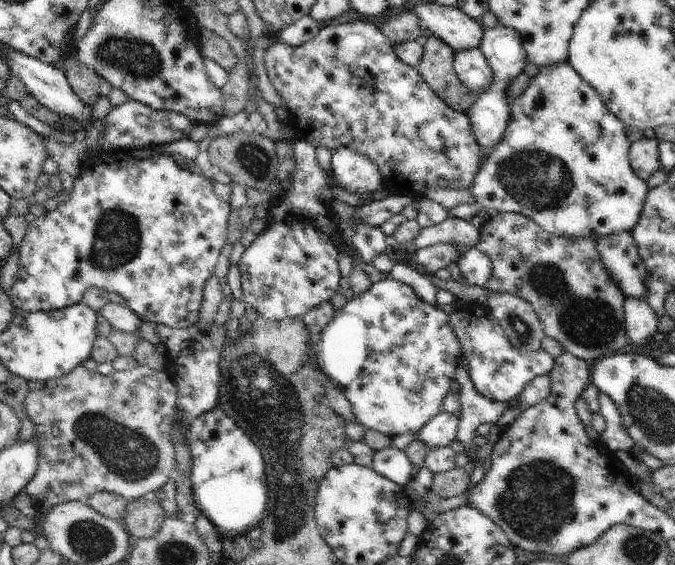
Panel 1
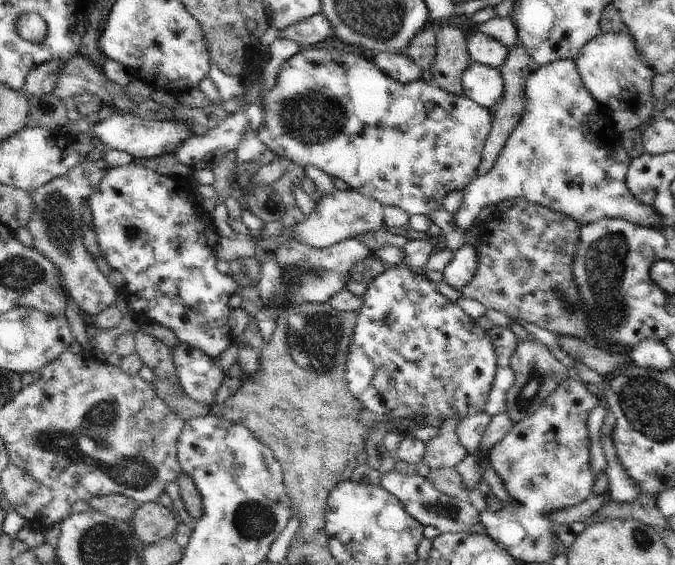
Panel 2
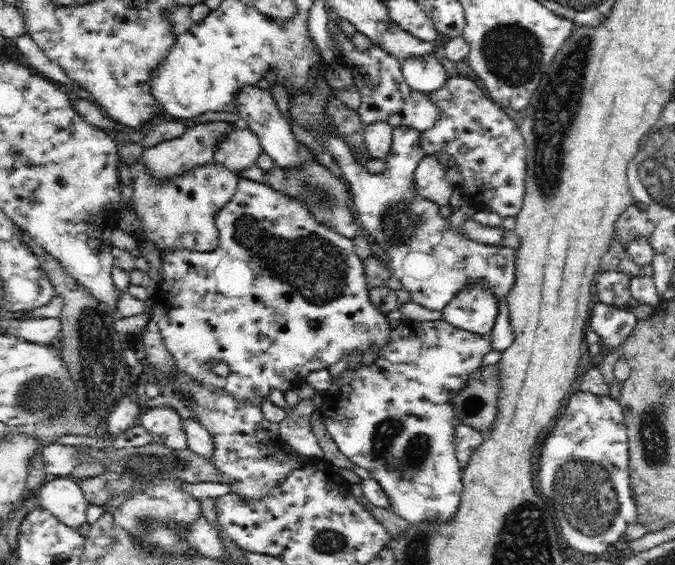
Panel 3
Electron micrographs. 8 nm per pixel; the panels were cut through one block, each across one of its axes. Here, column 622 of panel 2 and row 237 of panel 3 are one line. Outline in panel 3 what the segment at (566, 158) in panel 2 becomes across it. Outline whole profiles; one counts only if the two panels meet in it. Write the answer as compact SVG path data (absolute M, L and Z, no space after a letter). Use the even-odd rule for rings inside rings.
M142 157L134 165L121 162L117 172L122 186L123 208L127 206L140 217L144 237L154 241L160 252L181 248L212 252L220 246L215 216L236 193L240 179L236 173L228 171L223 164L212 162L176 179L157 180L146 169Z

